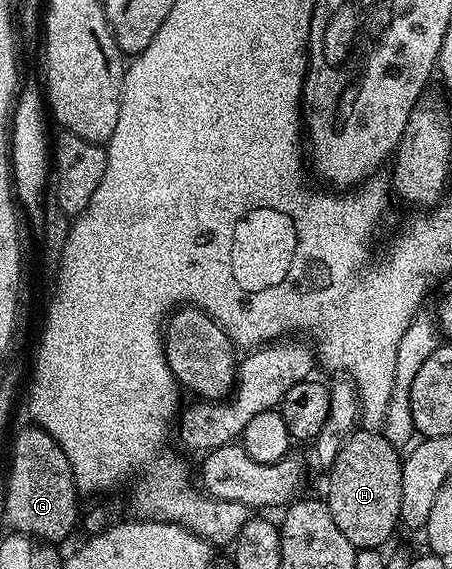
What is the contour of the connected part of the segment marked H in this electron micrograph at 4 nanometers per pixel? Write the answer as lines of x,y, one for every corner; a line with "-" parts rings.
356,429
347,435
340,446
337,456
333,460
331,469
326,475
327,495
325,501
329,512
333,516
333,524
345,532
345,540
360,550
374,550
386,547
391,533
400,529
401,512
401,488
402,488
402,466
401,454
397,447
383,437
382,433
371,430

